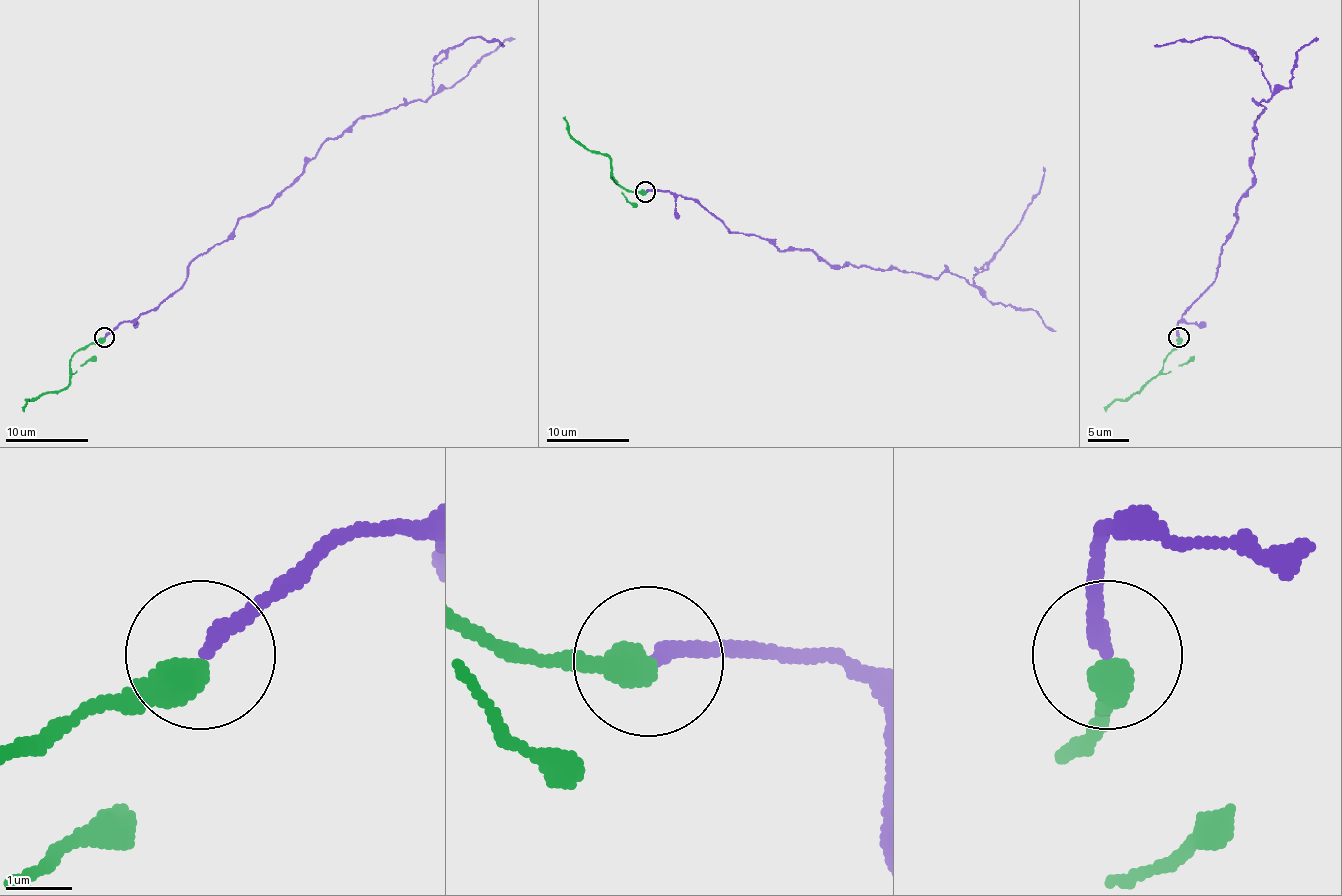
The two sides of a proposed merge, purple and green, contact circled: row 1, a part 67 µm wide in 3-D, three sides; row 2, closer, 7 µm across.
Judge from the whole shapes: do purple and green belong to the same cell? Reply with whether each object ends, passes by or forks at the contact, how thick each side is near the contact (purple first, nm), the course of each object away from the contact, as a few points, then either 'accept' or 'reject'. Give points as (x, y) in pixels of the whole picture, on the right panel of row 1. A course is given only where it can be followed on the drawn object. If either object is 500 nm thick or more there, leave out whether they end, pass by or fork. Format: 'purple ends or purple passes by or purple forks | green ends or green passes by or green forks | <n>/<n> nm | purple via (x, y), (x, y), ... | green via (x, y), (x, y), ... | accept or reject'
purple ends | green ends | 240/480 nm | purple via (1178, 337), (1252, 185), (1258, 104), (1271, 90), (1246, 49), (1221, 38), (1153, 45) | green via (1178, 337), (1174, 348), (1164, 358), (1164, 368), (1139, 391), (1104, 410) | reject

